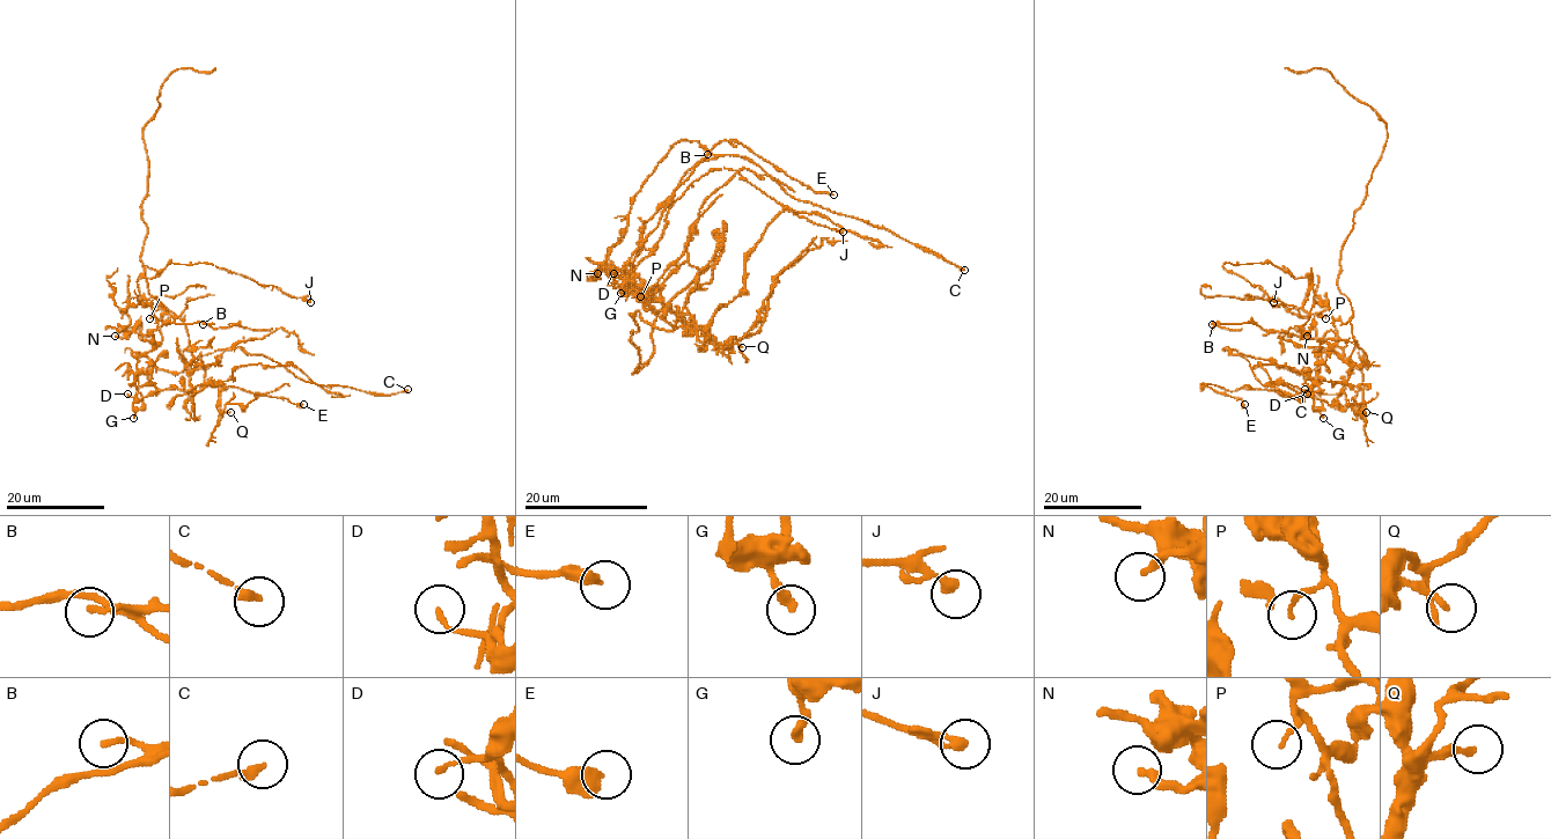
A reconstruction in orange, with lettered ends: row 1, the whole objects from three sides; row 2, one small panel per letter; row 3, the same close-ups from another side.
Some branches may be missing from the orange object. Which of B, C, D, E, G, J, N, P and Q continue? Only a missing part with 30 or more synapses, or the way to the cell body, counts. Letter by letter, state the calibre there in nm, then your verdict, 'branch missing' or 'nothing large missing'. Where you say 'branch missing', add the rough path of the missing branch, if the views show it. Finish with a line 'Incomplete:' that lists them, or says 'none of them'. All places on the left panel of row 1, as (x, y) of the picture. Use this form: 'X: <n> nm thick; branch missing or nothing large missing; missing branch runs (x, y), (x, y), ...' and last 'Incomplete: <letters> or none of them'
B: 170 nm thick; nothing large missing
C: 280 nm thick; nothing large missing
D: 130 nm thick; nothing large missing
E: 440 nm thick; nothing large missing
G: 280 nm thick; nothing large missing
J: 280 nm thick; nothing large missing
N: 240 nm thick; nothing large missing
P: 140 nm thick; nothing large missing
Q: 200 nm thick; nothing large missing
Incomplete: none of them

